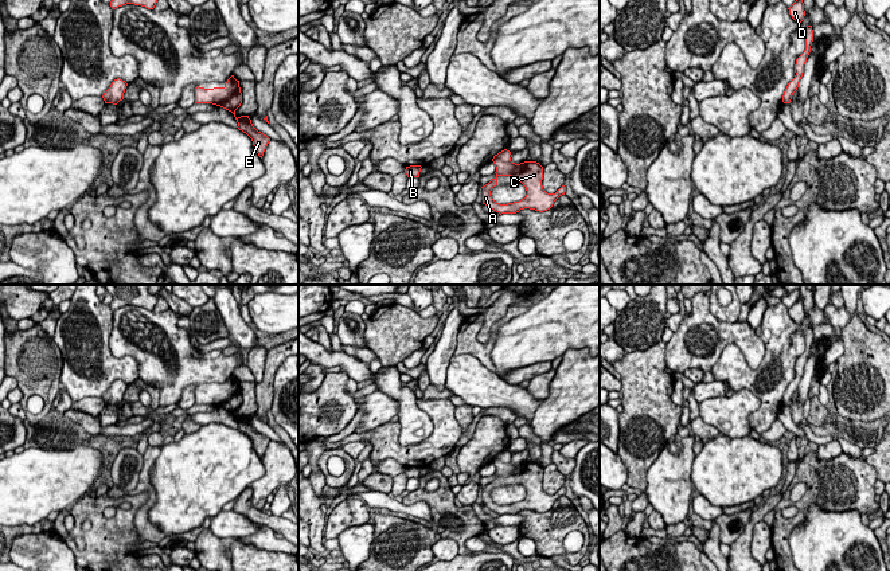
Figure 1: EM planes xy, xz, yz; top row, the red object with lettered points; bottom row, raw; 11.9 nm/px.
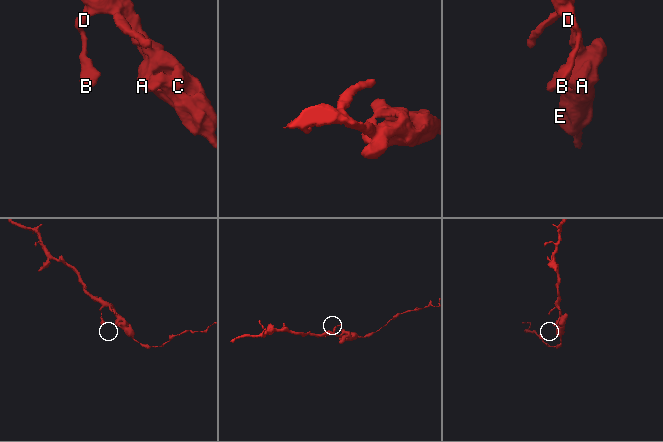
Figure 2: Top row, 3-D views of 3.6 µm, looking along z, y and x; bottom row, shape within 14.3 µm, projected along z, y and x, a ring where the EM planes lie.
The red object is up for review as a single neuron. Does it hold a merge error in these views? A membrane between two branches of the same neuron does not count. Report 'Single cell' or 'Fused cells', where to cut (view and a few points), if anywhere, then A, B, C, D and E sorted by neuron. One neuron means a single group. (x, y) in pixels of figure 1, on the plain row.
Single cell. No split. Groups: A B C D E

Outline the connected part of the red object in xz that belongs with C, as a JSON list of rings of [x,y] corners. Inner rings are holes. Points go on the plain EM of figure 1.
[[[504,450],[493,457],[492,462],[496,468],[496,478],[492,480],[483,489],[483,505],[491,511],[501,515],[516,515],[520,511],[530,509],[539,513],[547,512],[554,502],[565,496],[566,488],[562,486],[555,494],[547,494],[543,490],[543,468],[536,462],[524,462],[515,465],[511,462],[511,453]],[[499,477],[510,477],[511,484],[522,484],[526,488],[527,496],[524,500],[514,504],[499,505],[492,497],[491,492],[497,486]]]

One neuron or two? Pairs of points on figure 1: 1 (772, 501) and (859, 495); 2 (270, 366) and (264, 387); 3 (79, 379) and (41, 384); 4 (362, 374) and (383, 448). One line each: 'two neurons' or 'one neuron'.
1: two neurons
2: one neuron
3: two neurons
4: two neurons

